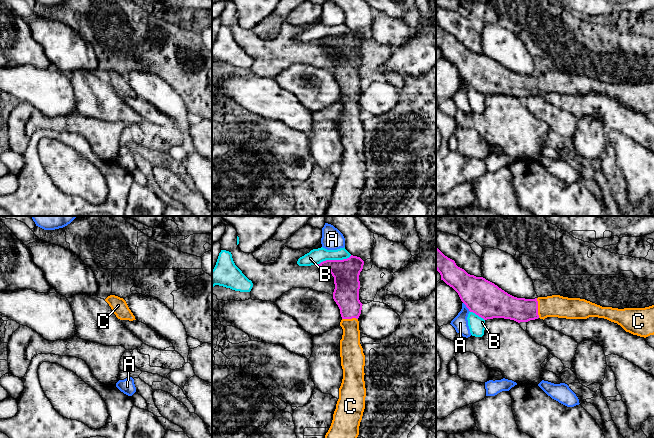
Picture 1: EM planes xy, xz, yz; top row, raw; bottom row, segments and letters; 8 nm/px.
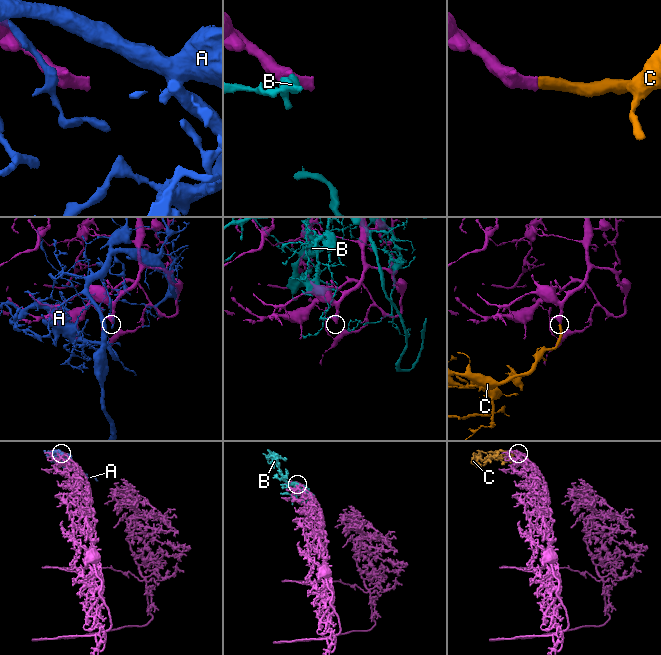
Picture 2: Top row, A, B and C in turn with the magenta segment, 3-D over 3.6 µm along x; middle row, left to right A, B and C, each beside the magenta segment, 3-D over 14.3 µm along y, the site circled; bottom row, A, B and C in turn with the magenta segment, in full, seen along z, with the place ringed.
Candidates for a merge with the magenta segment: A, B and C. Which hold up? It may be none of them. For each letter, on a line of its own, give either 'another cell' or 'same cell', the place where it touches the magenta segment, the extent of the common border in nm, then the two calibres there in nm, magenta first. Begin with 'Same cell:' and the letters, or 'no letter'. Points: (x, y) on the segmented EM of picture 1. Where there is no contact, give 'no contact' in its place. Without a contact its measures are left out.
Same cell: C
A: another cell; contact yz (466, 306); length 100 nm; calibres 280 and 120 nm
B: another cell; contact xz (334, 260); length 280 nm; calibres 220 and 120 nm
C: same cell; contact yz (537, 308); length 160 nm; calibres 200 and 180 nm

